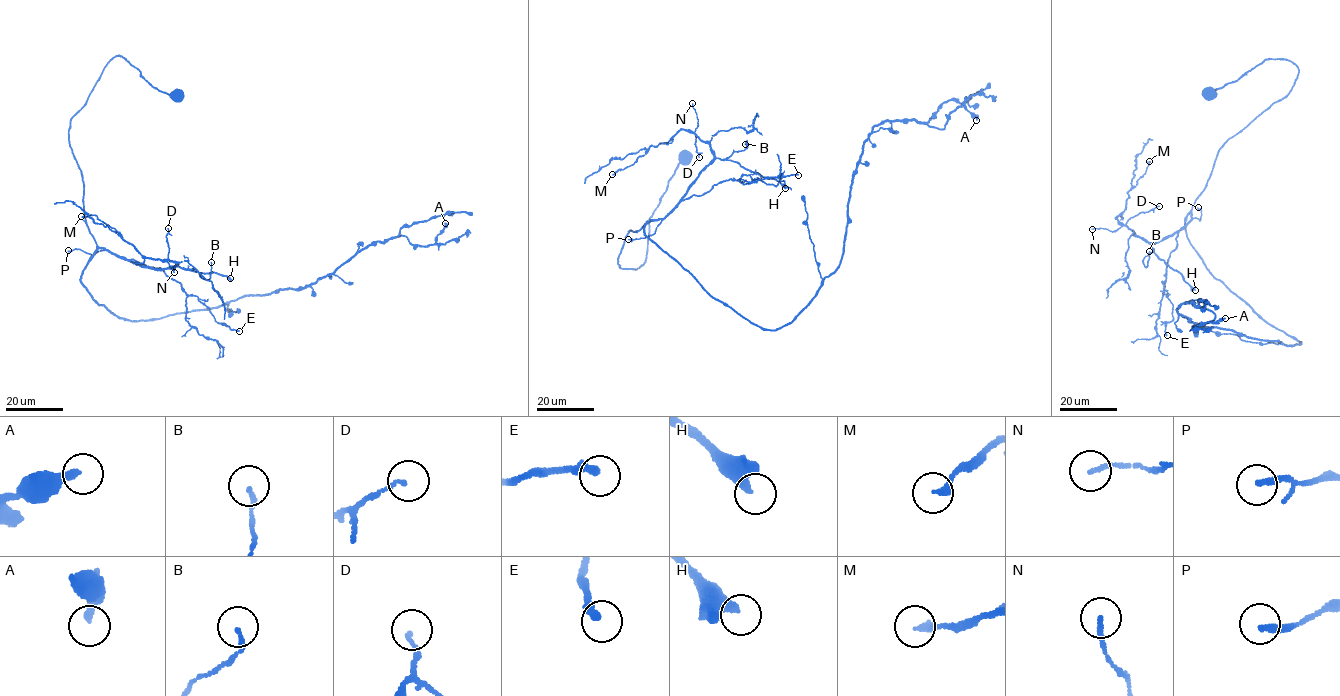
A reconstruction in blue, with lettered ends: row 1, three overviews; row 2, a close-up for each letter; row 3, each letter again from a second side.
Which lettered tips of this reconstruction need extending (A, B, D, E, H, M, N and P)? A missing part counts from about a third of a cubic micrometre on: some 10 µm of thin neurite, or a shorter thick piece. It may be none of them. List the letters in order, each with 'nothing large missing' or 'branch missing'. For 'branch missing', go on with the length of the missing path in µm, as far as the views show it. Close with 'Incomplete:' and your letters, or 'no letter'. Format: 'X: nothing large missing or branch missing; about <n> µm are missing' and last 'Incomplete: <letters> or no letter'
A: nothing large missing
B: nothing large missing
D: nothing large missing
E: nothing large missing
H: nothing large missing
M: nothing large missing
N: nothing large missing
P: branch missing; about 30 µm are missing
Incomplete: P

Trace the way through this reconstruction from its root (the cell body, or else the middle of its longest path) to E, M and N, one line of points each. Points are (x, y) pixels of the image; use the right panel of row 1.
E: (1209, 93), (1264, 59), (1298, 70), (1289, 93), (1220, 148), (1178, 231), (1162, 283), (1167, 335)
M: (1209, 93), (1264, 59), (1298, 70), (1289, 93), (1220, 148), (1189, 221), (1152, 245), (1116, 218), (1149, 161)
N: (1209, 93), (1264, 59), (1298, 70), (1289, 93), (1220, 148), (1185, 226), (1152, 245), (1125, 226), (1092, 229)

